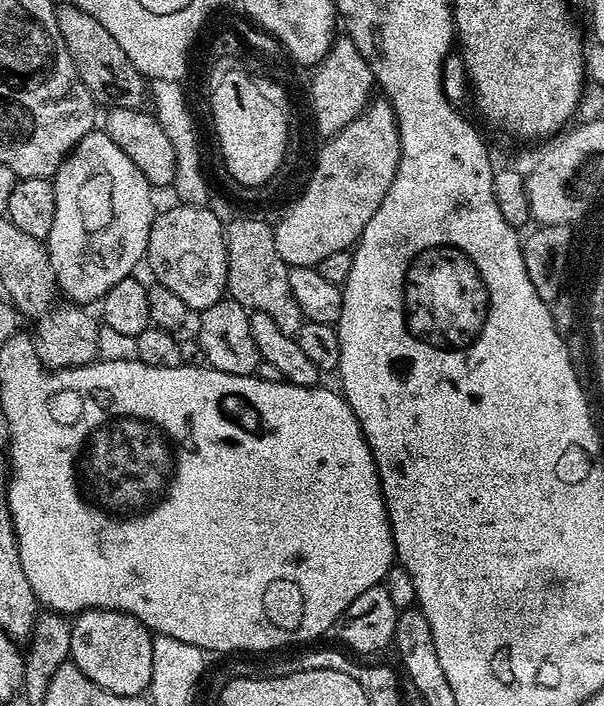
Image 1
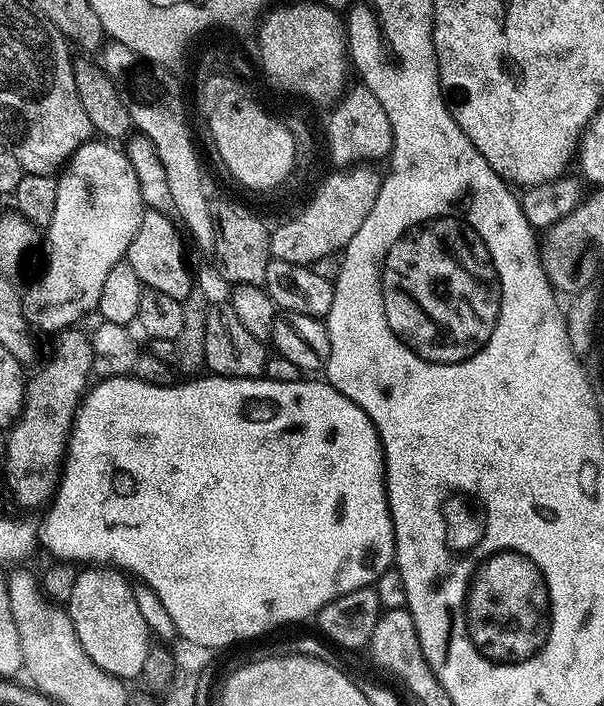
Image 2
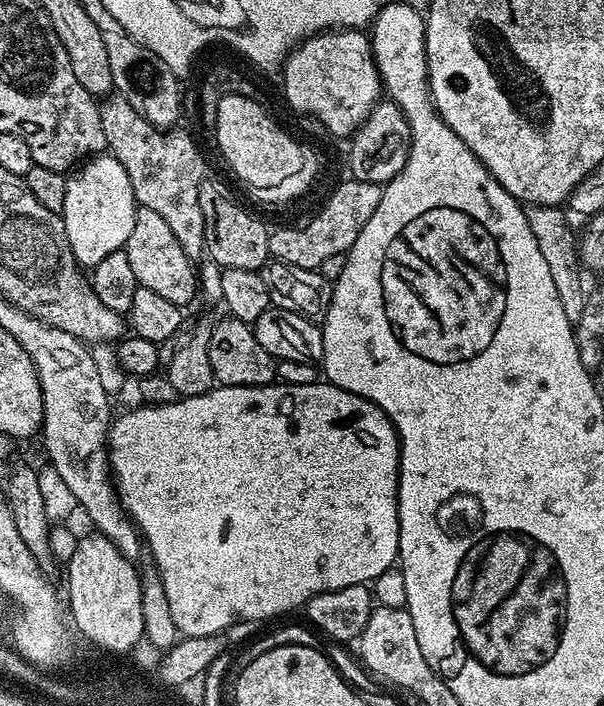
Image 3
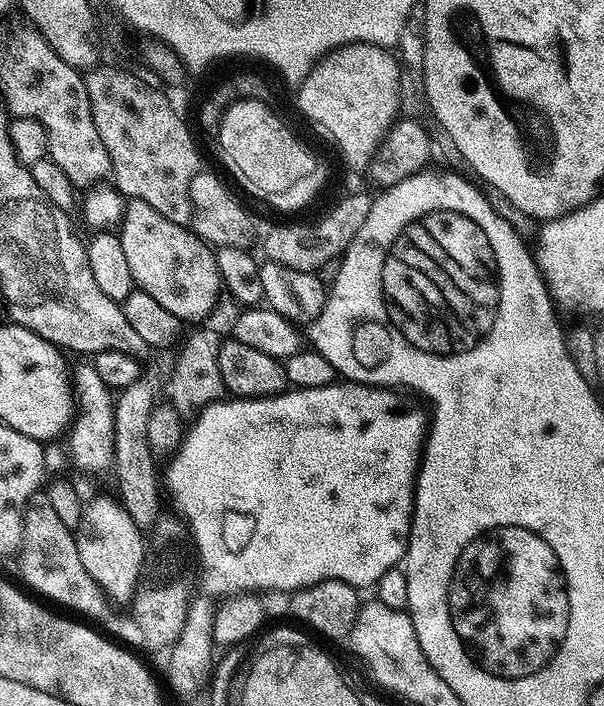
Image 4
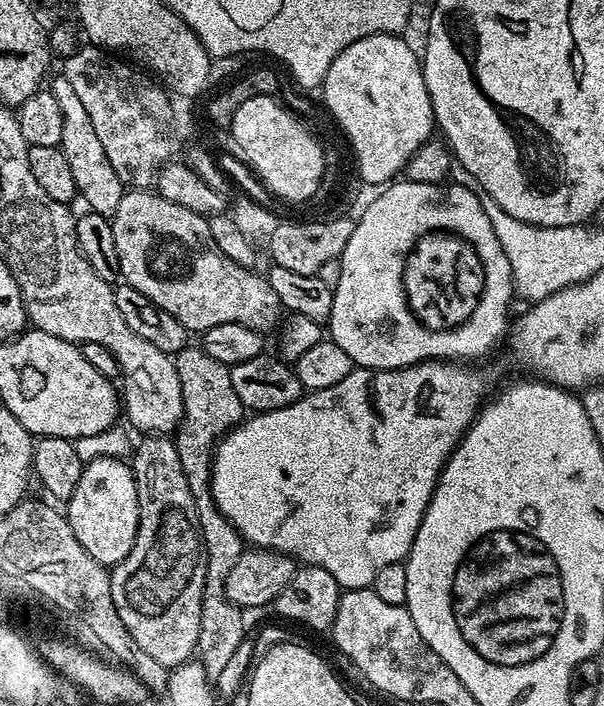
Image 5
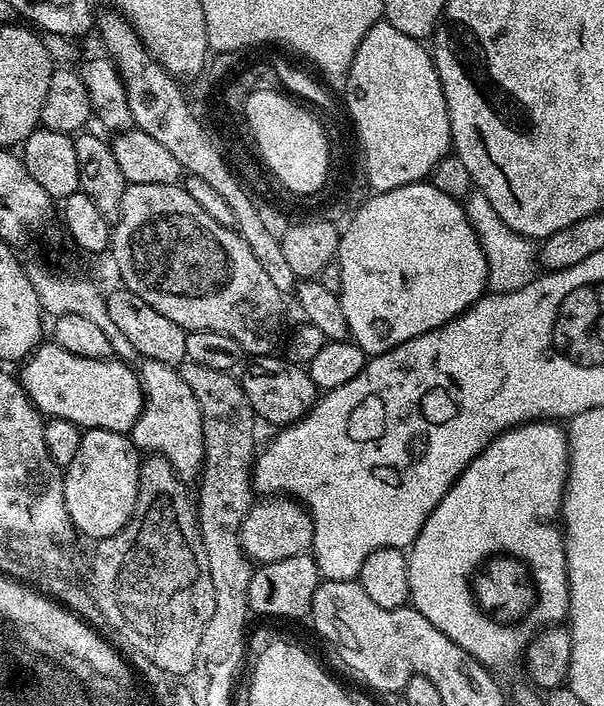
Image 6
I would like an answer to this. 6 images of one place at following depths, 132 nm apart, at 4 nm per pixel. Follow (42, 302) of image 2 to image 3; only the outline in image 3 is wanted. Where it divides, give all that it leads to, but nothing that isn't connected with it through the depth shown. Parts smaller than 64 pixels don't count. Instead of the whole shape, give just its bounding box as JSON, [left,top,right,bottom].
[62,154,138,270]

